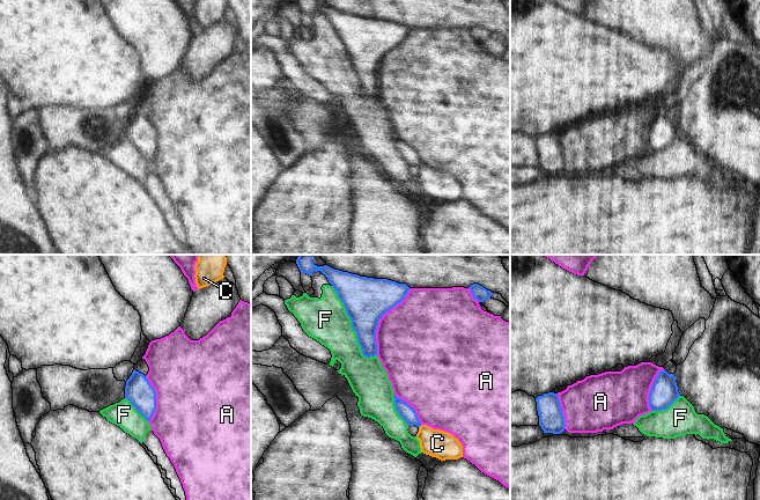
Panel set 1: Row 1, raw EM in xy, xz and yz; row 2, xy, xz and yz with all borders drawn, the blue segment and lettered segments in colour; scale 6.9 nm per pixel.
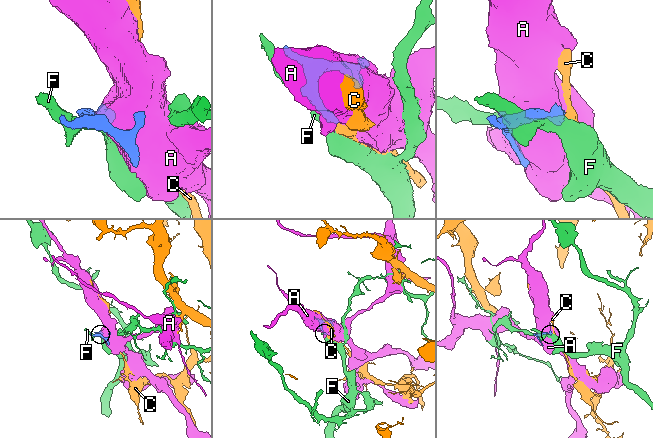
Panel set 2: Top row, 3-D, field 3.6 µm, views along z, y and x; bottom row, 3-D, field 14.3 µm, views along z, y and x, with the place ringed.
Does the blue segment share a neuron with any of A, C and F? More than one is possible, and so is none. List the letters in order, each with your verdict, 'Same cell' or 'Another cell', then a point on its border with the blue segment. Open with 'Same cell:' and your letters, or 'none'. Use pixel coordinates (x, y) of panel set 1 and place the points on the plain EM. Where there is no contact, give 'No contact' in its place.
Same cell: C
A: Another cell. Touches blue at xz (380, 59)
C: Same cell. No contact
F: Another cell. Touches blue at xz (352, 67)

